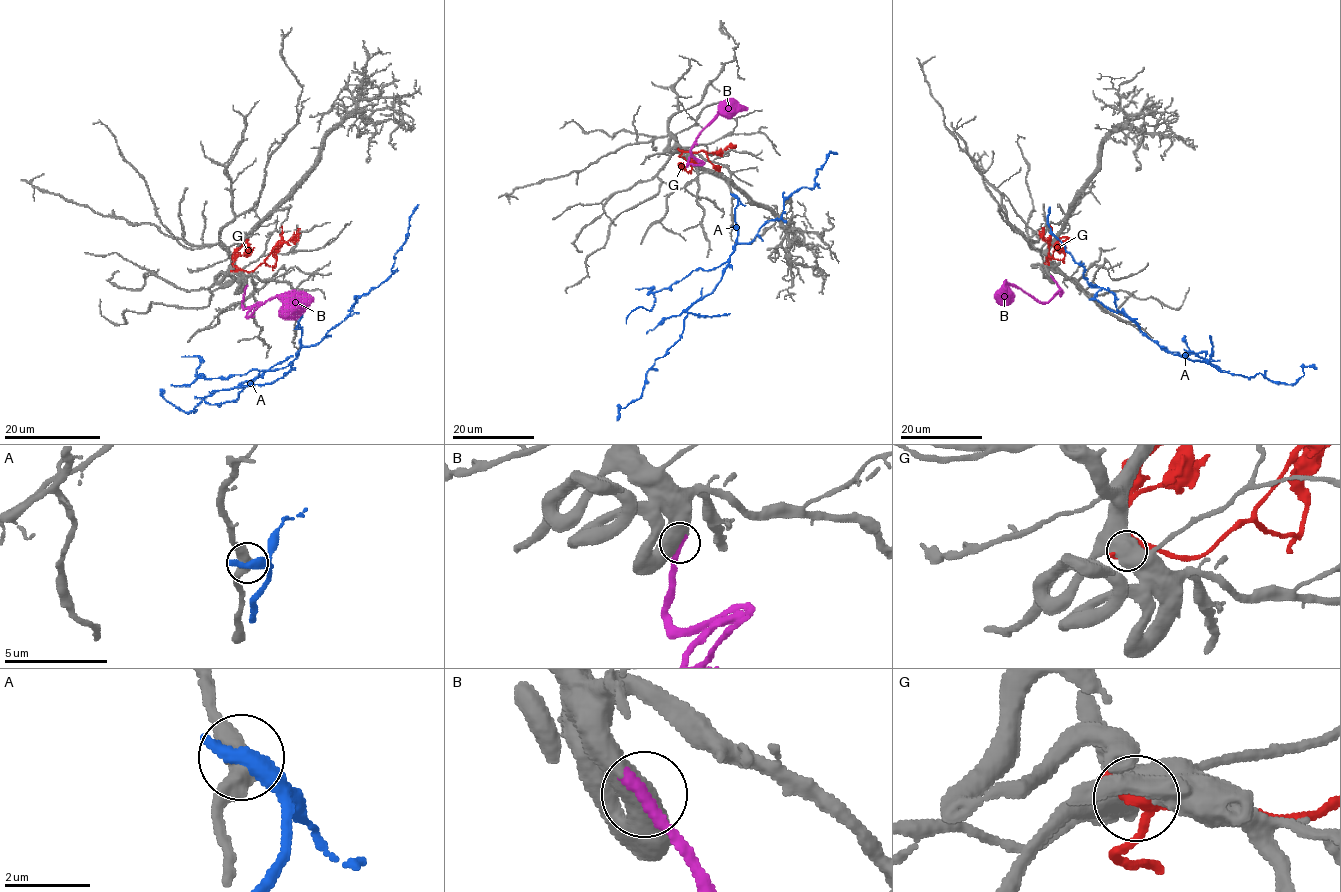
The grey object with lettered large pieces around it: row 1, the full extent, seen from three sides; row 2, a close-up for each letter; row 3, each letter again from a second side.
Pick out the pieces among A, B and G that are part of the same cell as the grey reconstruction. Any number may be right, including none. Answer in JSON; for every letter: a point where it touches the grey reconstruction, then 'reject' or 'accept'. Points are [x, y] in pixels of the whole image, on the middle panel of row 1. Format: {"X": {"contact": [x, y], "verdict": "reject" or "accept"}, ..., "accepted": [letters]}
{"A": {"contact": [733, 195], "verdict": "reject"}, "B": {"contact": [689, 156], "verdict": "accept"}, "G": {"contact": [681, 151], "verdict": "reject"}, "accepted": ["B"]}

